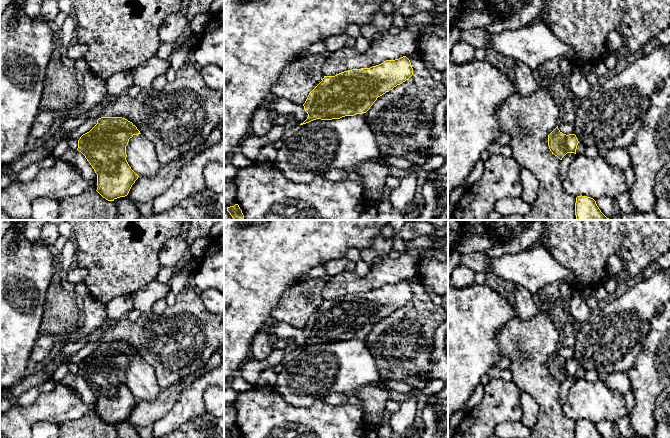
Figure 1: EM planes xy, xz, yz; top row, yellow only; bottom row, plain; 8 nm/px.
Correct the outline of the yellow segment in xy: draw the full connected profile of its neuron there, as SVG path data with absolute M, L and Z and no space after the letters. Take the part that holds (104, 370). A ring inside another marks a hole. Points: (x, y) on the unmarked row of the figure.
M101 341L97 348L78 364L77 374L81 376L97 398L97 416L106 424L114 425L128 419L138 399L129 390L126 370L134 359L141 358L137 351L122 341Z

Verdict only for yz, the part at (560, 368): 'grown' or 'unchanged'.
unchanged

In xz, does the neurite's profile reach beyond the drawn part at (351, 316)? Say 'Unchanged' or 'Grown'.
Unchanged

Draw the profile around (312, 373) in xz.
M362 337L340 343L316 343L300 349L286 359L283 370L277 374L273 388L287 403L307 409L314 401L322 401L328 394L351 394L366 385L380 381L381 377L367 346L367 339Z

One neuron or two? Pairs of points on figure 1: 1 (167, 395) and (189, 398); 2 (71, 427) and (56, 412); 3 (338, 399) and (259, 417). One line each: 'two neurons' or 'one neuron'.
1: two neurons
2: two neurons
3: two neurons

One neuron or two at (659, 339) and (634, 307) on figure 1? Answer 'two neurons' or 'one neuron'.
two neurons

